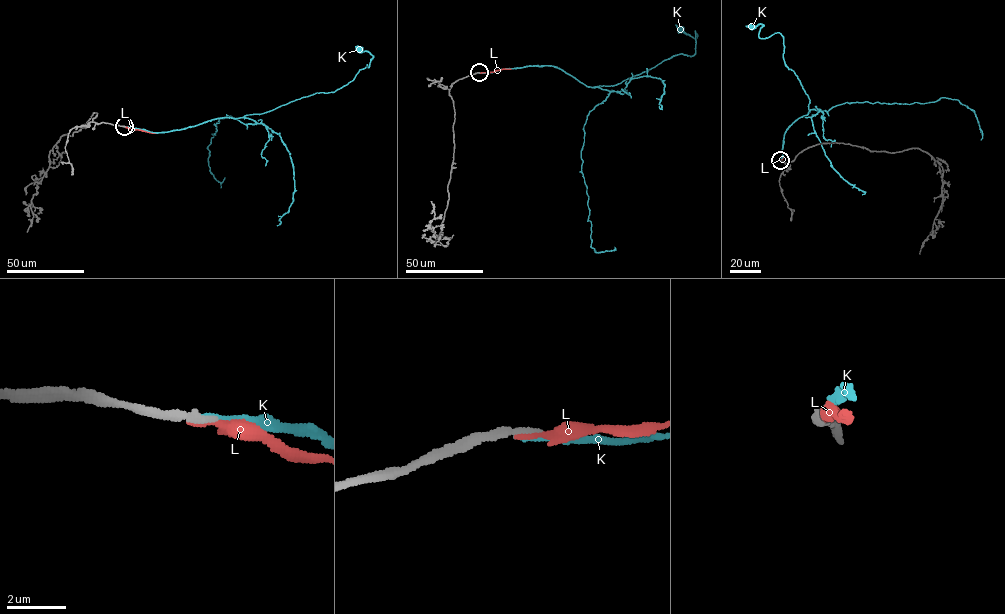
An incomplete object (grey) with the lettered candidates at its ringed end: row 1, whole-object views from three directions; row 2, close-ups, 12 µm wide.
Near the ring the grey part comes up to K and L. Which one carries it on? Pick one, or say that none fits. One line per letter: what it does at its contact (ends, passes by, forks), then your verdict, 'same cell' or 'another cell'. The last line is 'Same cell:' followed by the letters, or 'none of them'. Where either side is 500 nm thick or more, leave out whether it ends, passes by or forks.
K: it ends | another cell
L: it ends | another cell
Same cell: none of them

